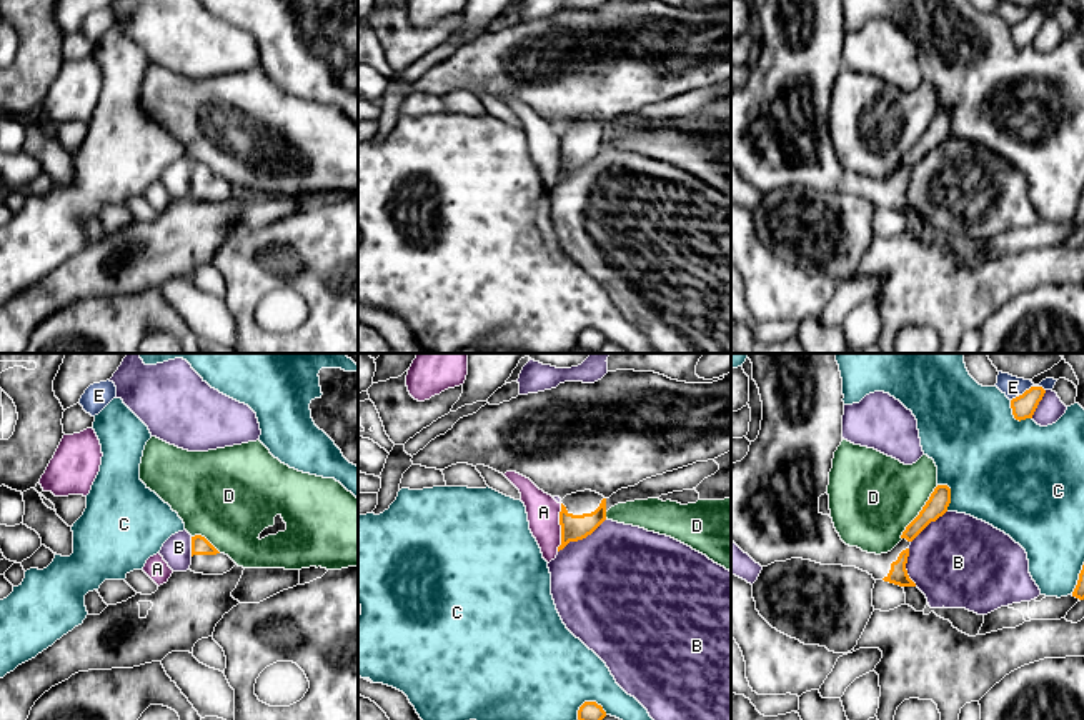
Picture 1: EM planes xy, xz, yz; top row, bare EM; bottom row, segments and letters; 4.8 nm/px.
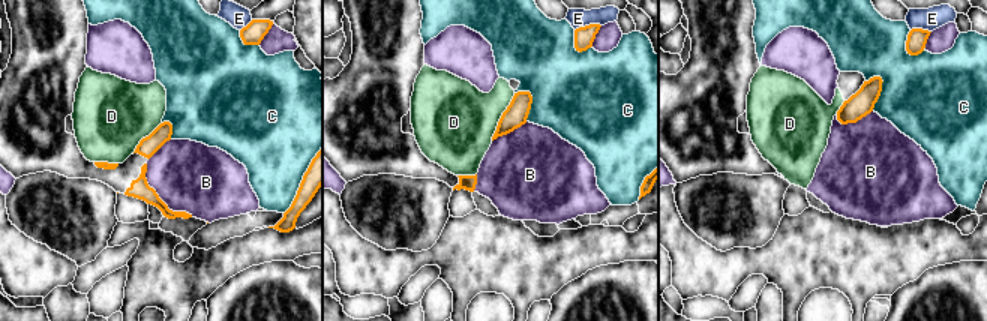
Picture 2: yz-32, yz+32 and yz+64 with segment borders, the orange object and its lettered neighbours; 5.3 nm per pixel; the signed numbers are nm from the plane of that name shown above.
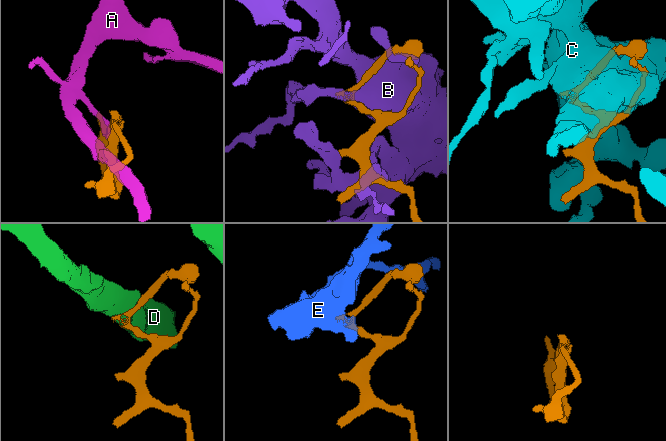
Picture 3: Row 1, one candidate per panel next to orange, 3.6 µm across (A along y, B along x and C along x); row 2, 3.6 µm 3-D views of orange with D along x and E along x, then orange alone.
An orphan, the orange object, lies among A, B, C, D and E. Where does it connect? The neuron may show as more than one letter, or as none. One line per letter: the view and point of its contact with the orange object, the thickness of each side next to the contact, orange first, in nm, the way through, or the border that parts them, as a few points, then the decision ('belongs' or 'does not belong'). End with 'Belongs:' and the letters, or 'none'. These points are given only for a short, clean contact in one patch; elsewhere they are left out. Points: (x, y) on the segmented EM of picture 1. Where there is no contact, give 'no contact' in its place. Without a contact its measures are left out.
A: contact xz (561, 527); calibres 130 and 160 nm; border xz (561, 504), (560, 545), (556, 550); does not belong
B: contact xz (581, 539); calibres 130 and 500 nm; does not belong
C: contact yz (1014, 417); calibres 120 and 480 nm; does not belong
D: contact yz (919, 512); calibres 100 and 420 nm; does not belong
E: contact yz (1029, 389); calibres 120 and 100 nm; border yz (1044, 389), (1029, 387), (1011, 400); does not belong
Belongs: none

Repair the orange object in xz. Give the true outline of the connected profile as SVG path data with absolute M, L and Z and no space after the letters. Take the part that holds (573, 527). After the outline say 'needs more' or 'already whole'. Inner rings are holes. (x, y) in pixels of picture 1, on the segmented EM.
M584 490L566 495L561 500L559 525L563 550L569 542L591 535L606 520L606 498L596 492Z; needs more

